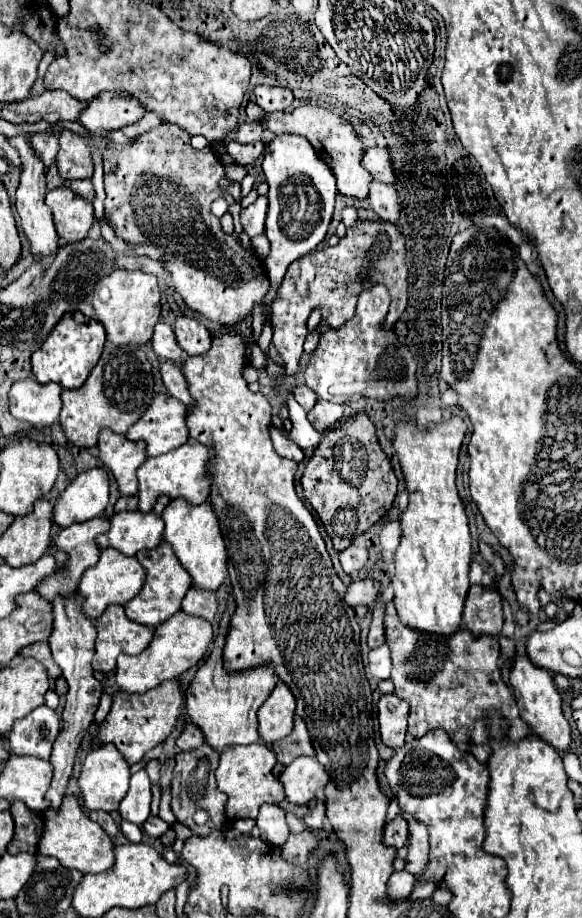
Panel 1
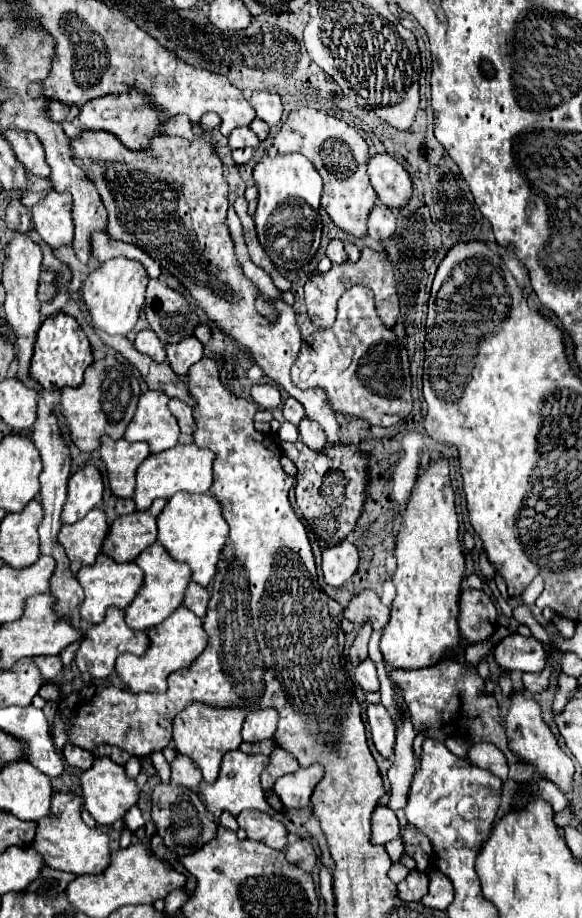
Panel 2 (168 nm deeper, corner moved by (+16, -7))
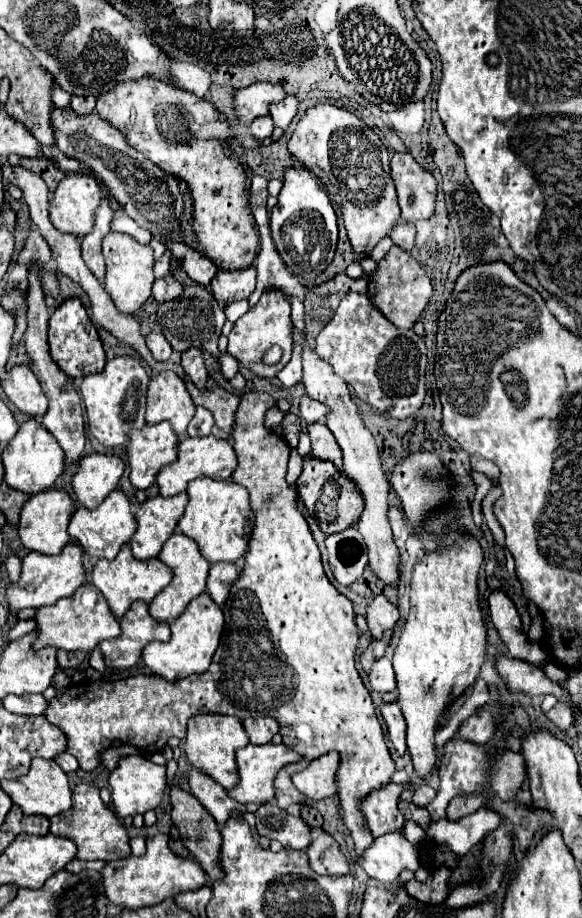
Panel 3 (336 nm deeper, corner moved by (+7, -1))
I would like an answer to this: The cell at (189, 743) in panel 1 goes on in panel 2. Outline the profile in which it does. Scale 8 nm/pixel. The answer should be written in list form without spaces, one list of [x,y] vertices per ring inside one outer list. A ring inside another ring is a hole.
[[[178,752],[176,758],[170,762],[170,768],[172,768],[170,782],[174,786],[186,786],[186,788],[198,790],[202,774],[200,774],[200,768],[188,756],[184,756],[184,754]]]

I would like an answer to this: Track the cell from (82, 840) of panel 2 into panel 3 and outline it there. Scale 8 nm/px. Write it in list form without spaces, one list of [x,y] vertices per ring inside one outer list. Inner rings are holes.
[[[79,784],[73,790],[73,808],[51,818],[51,830],[55,836],[65,836],[77,842],[77,858],[81,860],[119,860],[131,854],[129,834],[123,822],[115,816],[115,812],[103,804],[99,796],[99,788],[93,784]]]

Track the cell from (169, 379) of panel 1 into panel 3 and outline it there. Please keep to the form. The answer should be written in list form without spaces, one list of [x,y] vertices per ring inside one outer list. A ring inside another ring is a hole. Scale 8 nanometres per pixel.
[[[197,408],[193,420],[189,422],[189,428],[187,428],[187,434],[189,436],[207,436],[211,434],[213,430],[213,416],[207,408]]]

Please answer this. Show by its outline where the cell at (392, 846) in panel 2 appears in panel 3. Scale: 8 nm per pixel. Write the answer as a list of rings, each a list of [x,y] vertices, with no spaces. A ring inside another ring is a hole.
[[[391,832],[375,838],[371,848],[367,848],[357,858],[357,864],[367,872],[371,880],[393,884],[399,880],[399,874],[403,870],[417,872],[419,852],[401,832]]]

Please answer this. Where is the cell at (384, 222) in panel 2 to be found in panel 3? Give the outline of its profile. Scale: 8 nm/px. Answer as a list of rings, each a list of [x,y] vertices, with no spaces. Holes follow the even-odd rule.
[[[399,220],[397,228],[393,228],[393,232],[391,232],[391,240],[399,248],[403,248],[407,252],[413,252],[413,248],[415,248],[415,226],[413,224],[405,224],[403,220]]]

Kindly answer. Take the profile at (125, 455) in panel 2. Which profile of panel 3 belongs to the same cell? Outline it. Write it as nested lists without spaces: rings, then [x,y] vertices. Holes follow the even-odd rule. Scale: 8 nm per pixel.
[[[159,422],[155,426],[145,426],[141,430],[129,432],[131,442],[127,448],[127,458],[131,466],[131,484],[139,490],[147,490],[155,484],[161,468],[177,460],[179,436],[169,422]]]

